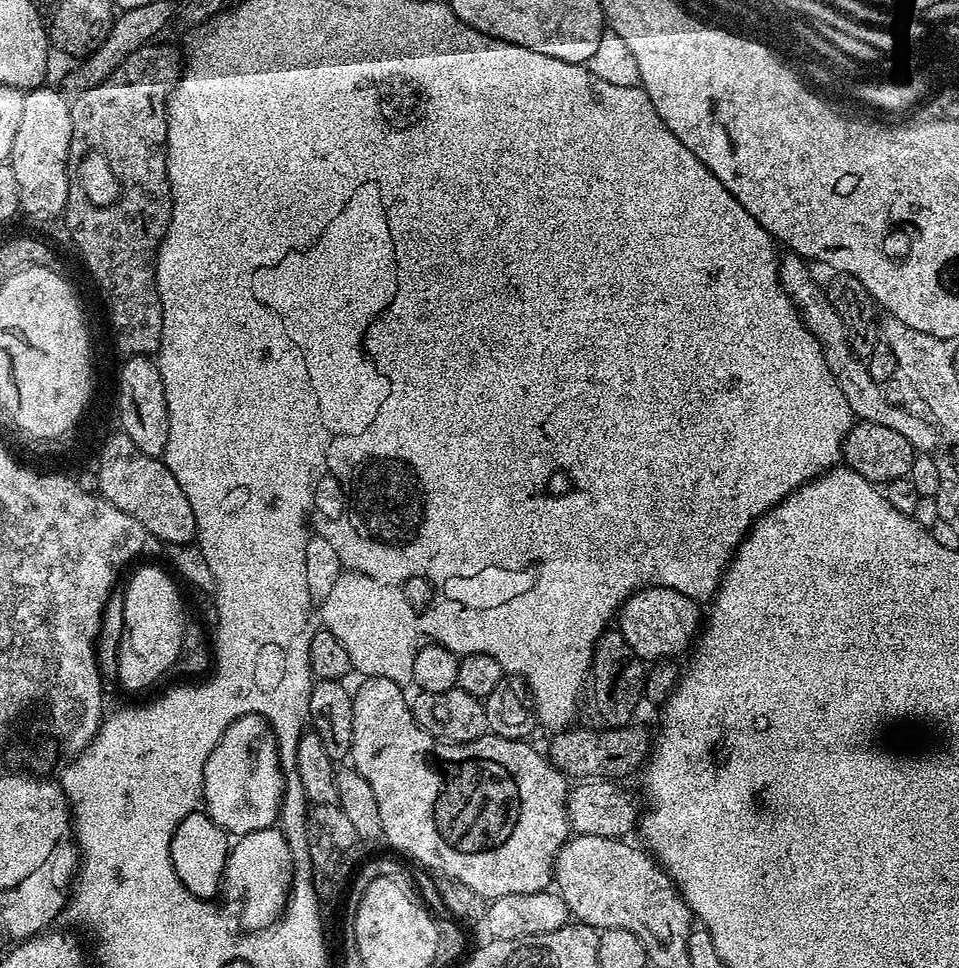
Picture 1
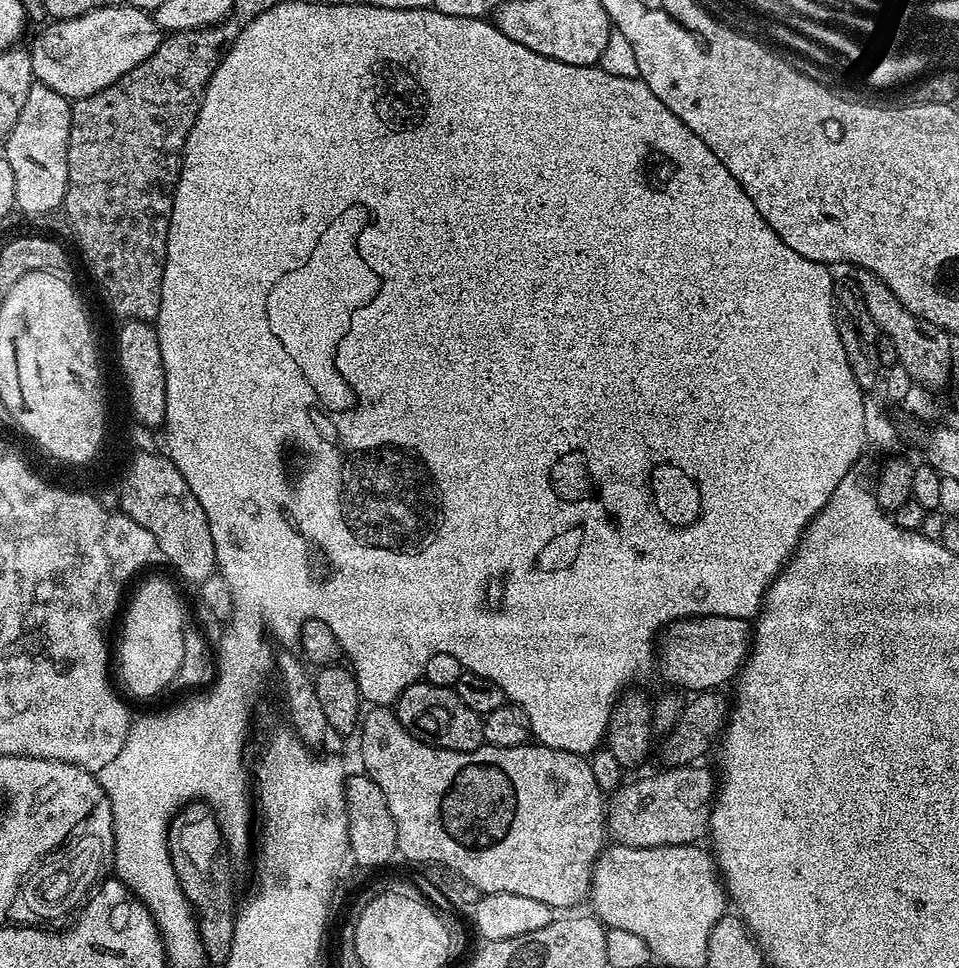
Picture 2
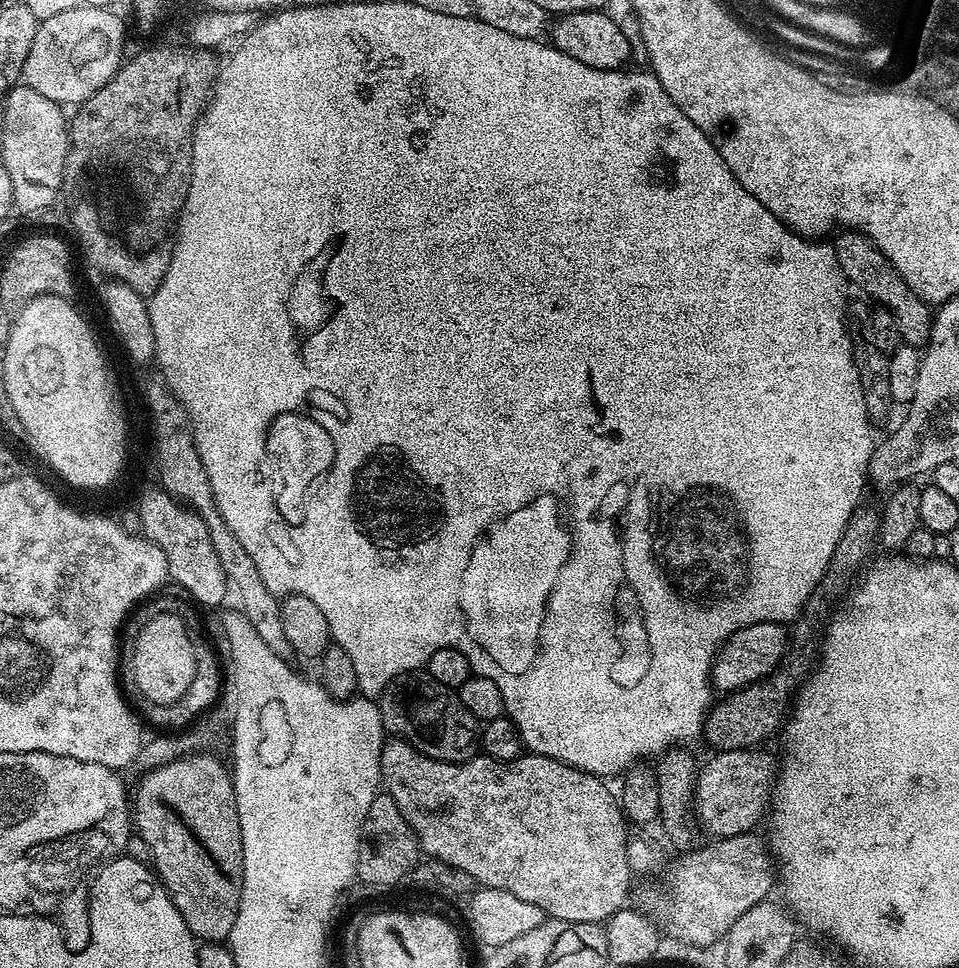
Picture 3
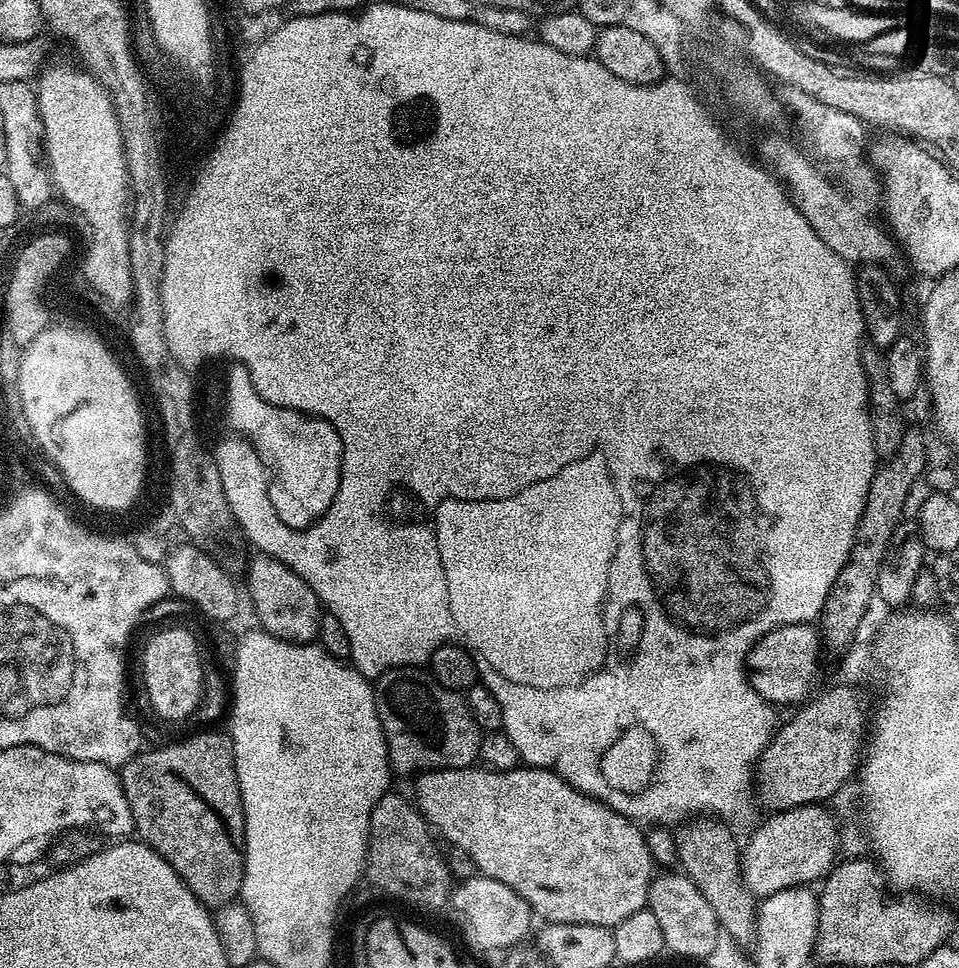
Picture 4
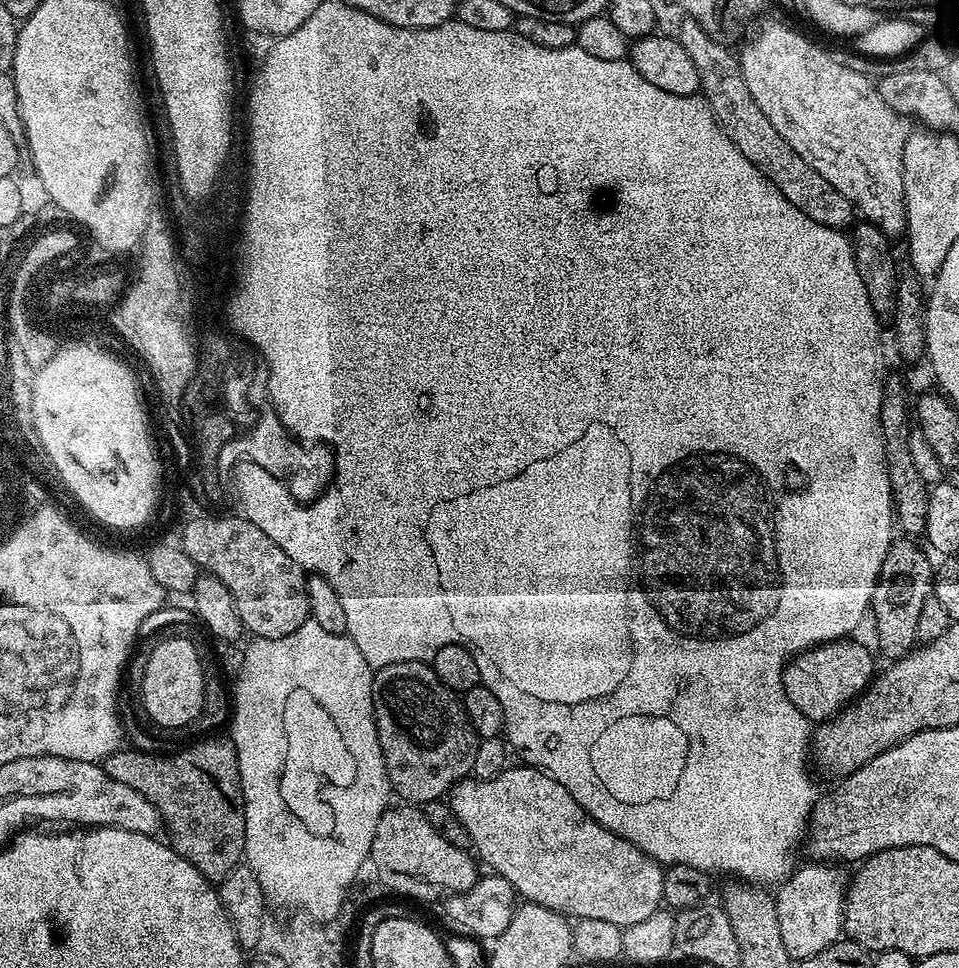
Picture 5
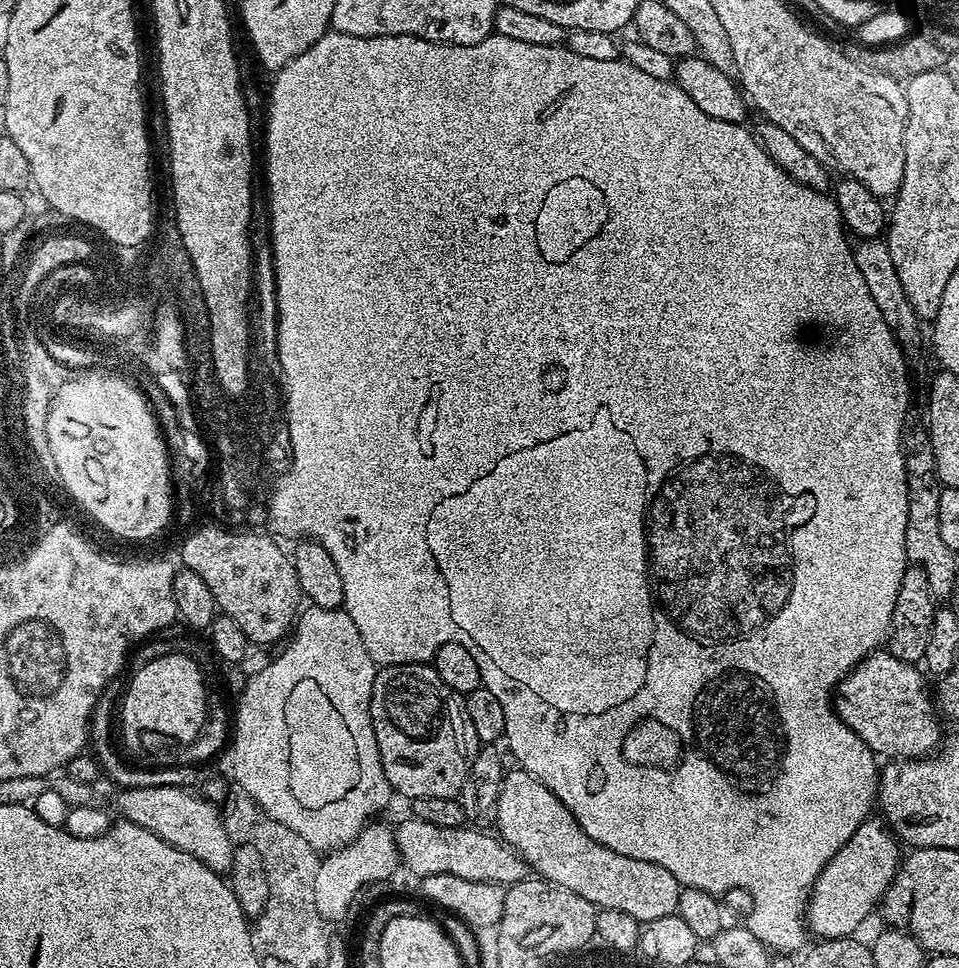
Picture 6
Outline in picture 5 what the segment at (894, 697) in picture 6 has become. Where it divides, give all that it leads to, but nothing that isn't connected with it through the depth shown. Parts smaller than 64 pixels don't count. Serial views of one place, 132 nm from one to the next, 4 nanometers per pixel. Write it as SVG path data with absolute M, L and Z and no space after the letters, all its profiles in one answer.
M845 638L842 640L830 640L827 644L818 644L815 648L809 648L806 652L801 652L799 656L788 661L784 666L784 689L802 710L802 714L809 722L823 722L831 720L838 712L844 711L857 696L867 689L874 679L872 672L872 656L868 653L868 648L864 644L859 644L856 638Z

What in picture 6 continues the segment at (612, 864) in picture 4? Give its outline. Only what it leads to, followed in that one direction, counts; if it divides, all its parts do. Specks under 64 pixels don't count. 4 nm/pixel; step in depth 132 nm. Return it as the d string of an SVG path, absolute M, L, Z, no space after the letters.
M509 771L504 777L494 813L494 828L539 879L570 890L578 898L586 898L597 910L622 910L622 914L630 914L641 925L676 912L682 886L670 870L654 866L654 862L614 854L614 850L594 842L545 784L526 771L515 771Z

